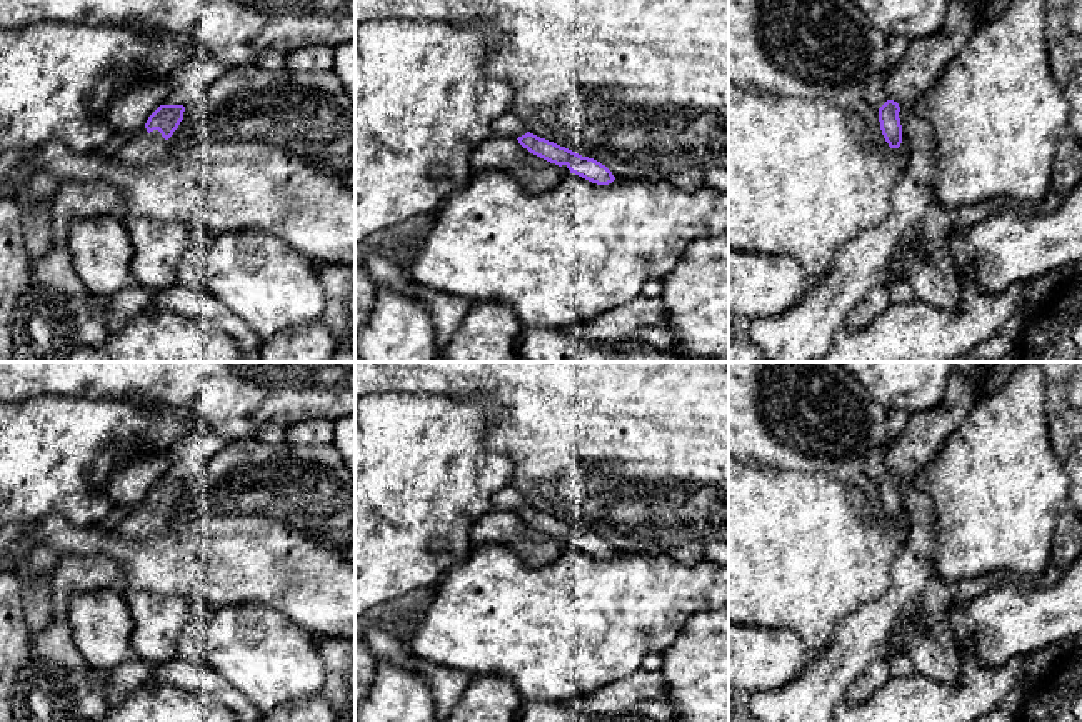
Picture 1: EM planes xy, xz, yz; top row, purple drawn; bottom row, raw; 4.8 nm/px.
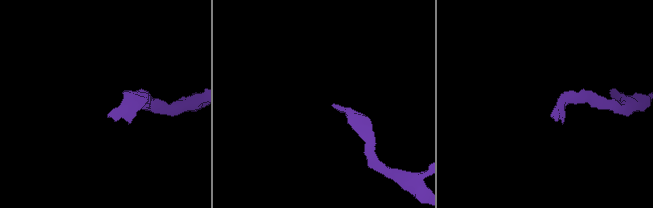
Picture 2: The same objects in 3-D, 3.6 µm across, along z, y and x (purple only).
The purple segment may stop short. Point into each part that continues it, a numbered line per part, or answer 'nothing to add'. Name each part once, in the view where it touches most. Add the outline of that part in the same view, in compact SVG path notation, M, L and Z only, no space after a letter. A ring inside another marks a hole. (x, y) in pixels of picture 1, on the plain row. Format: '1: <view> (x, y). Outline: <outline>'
1: xy (137, 524). Outline: M153 504L142 510L130 512L122 524L113 530L118 535L128 539L145 539L158 535L167 529L167 514L158 504Z

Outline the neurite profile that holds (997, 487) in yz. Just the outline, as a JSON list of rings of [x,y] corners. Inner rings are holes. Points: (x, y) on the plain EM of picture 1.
[[[1025,362],[1012,372],[999,392],[977,400],[935,459],[915,475],[915,487],[930,497],[937,514],[935,570],[945,584],[952,585],[999,570],[1017,572],[1027,580],[1044,582],[1057,519],[1062,504],[1069,499],[1070,487],[1062,459],[1052,450],[1045,402],[1044,370],[1037,364]]]

